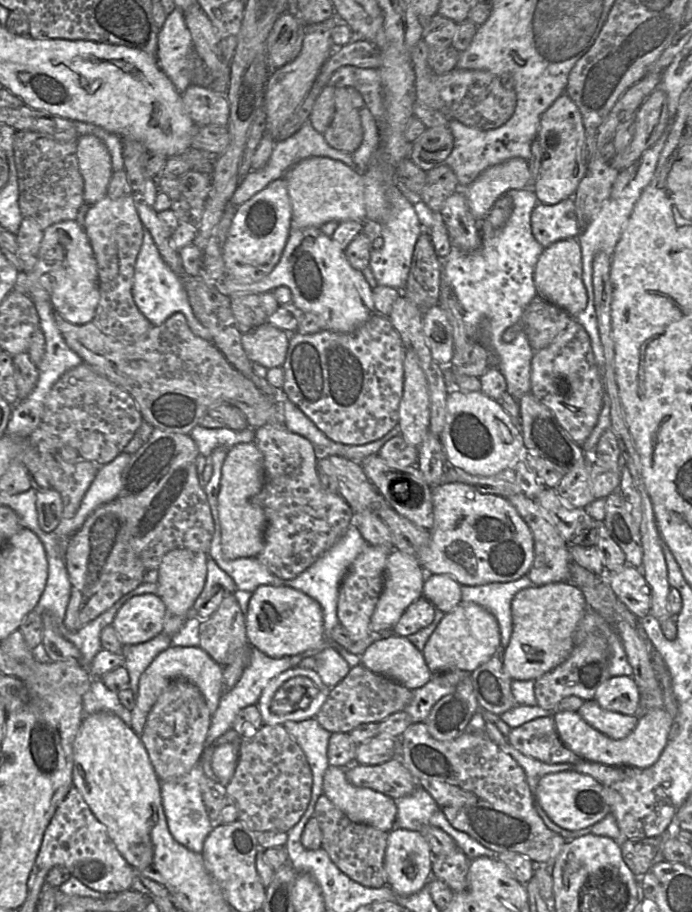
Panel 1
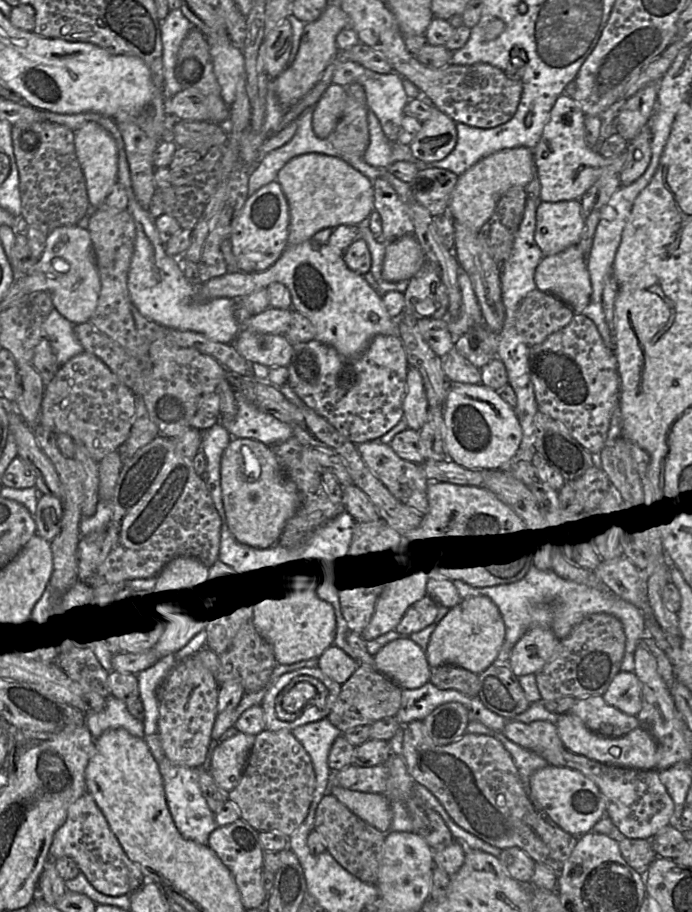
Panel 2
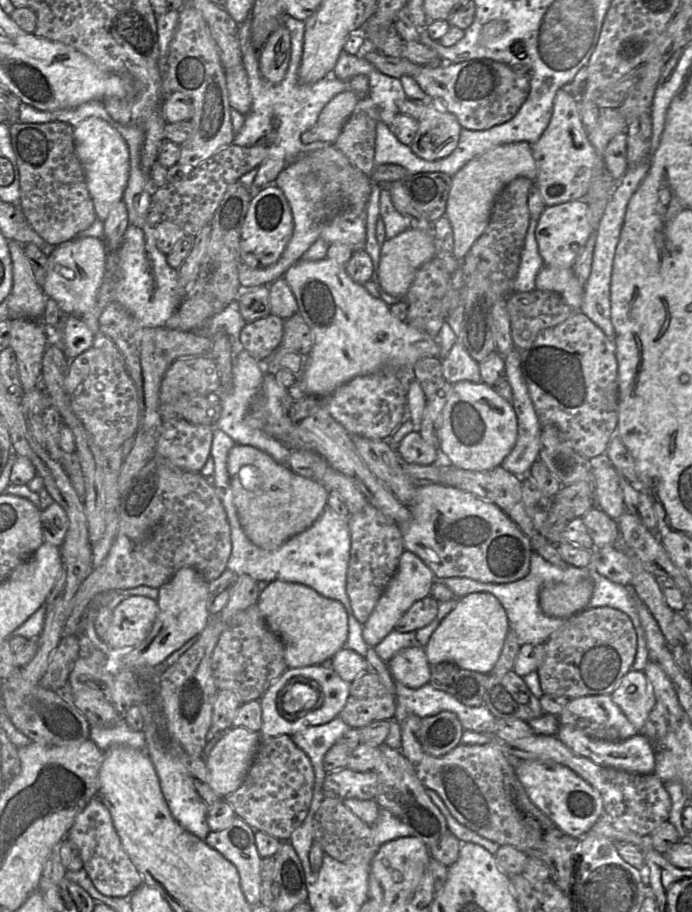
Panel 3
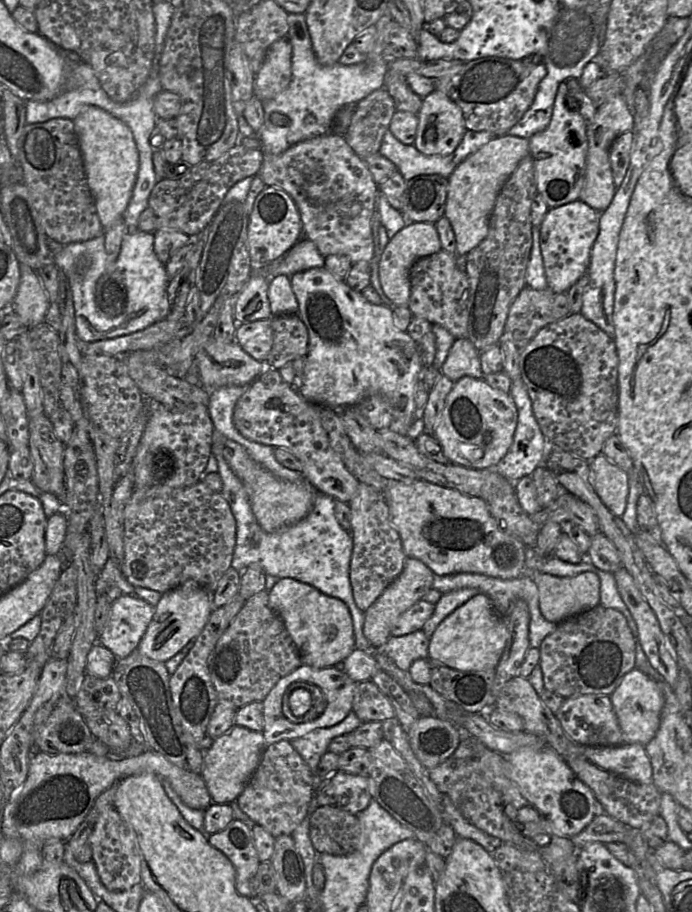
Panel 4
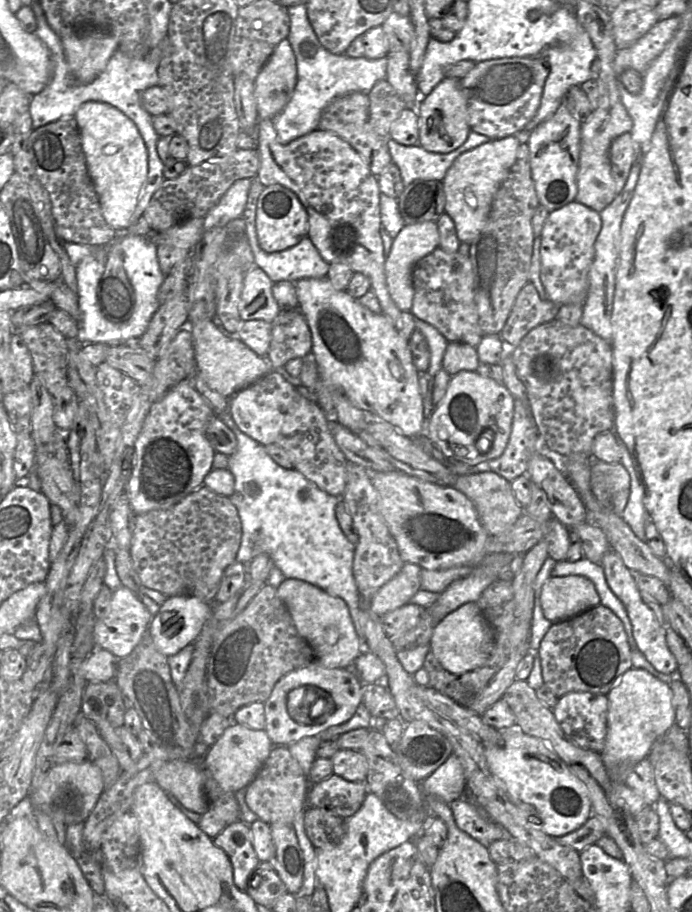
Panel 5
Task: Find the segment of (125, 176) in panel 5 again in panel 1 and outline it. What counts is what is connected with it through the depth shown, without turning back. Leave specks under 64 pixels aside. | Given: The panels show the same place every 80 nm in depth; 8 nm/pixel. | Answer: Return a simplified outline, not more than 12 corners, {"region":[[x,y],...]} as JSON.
{"region":[[77,139],[83,200],[107,195],[113,173],[101,139]]}

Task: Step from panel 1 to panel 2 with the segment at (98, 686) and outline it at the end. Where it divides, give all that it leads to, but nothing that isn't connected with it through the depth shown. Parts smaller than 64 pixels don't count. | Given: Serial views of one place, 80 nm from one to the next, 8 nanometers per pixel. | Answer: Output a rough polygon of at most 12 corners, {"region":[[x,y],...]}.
{"region":[[108,694],[105,708],[86,715],[94,739],[123,728],[144,737],[143,722]]}

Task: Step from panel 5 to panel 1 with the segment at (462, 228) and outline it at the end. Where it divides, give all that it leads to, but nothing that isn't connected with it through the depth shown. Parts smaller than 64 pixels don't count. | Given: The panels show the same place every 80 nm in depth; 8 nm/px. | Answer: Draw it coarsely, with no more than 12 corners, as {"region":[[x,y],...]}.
{"region":[[528,161],[484,170],[464,191],[482,220],[510,190],[529,187]]}

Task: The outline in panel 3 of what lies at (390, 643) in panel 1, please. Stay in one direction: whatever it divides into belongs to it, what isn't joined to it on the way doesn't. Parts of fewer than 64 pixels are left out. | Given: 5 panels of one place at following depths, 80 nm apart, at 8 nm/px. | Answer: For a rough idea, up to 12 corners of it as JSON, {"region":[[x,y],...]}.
{"region":[[425,647],[400,650],[387,667],[395,680],[412,689],[427,684]]}

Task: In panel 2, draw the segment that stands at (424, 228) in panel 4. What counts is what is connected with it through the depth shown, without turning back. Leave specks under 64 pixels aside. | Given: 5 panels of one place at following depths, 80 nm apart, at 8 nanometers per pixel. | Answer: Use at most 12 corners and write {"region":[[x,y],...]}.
{"region":[[415,235],[386,246],[382,277],[409,281],[425,262]]}

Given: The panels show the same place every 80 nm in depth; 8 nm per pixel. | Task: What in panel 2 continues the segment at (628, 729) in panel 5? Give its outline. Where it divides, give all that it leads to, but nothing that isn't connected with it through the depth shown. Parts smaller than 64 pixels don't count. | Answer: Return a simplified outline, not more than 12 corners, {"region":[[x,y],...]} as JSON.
{"region":[[620,671],[602,697],[630,716],[642,708],[634,672]]}

